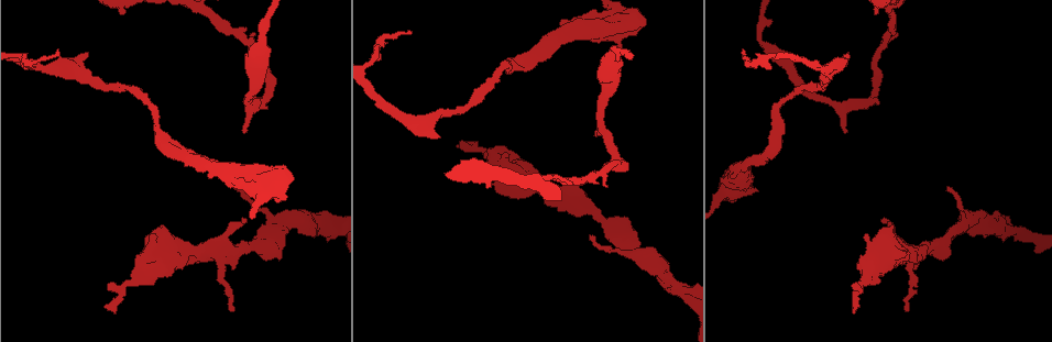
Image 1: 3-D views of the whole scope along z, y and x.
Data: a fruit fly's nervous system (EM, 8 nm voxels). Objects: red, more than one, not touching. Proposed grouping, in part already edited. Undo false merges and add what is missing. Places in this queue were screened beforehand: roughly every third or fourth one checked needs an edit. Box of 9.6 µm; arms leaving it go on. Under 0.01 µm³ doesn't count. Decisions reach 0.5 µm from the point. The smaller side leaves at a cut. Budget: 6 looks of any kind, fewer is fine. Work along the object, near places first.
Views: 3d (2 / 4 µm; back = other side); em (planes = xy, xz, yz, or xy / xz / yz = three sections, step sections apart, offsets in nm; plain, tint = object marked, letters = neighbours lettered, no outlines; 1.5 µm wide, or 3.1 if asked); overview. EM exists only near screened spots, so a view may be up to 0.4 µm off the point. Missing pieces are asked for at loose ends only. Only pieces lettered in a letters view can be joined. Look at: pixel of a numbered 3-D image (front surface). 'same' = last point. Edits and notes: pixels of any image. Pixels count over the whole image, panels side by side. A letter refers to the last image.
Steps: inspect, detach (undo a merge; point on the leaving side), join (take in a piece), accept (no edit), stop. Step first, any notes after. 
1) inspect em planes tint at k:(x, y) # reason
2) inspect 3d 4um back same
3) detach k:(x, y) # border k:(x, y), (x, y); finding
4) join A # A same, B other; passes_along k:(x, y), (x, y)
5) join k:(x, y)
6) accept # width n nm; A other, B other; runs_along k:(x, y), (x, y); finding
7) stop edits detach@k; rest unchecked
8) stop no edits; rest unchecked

inspect em planes letters at 1:(907, 309) # tapers out

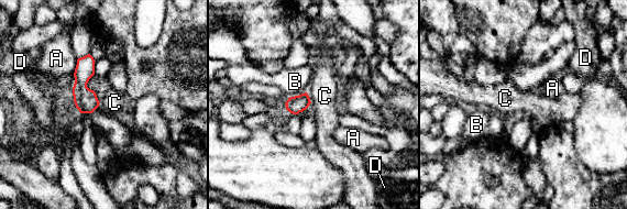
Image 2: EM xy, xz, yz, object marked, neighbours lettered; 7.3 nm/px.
accept # A other, B other, C other, D other; border 2:(306, 91), (289, 98); no lettered piece goes on from it

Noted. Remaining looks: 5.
inspect 3d 4um at 1:(891, 225) # thick end

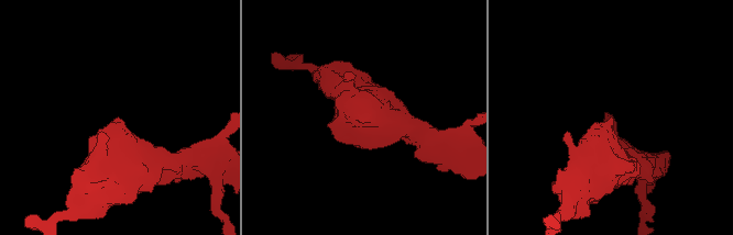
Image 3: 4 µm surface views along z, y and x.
inspect em planes letters at 3:(610, 116)

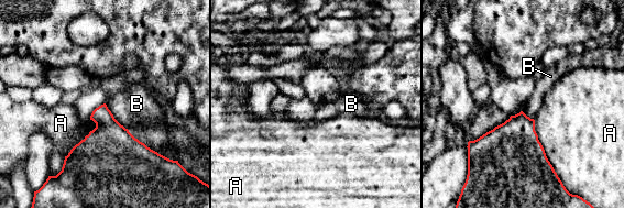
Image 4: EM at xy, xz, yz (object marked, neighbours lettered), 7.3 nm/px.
accept # A other, B other; none of them fits

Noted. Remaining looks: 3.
inspect em planes letters at 1:(764, 48) # sudden change in width

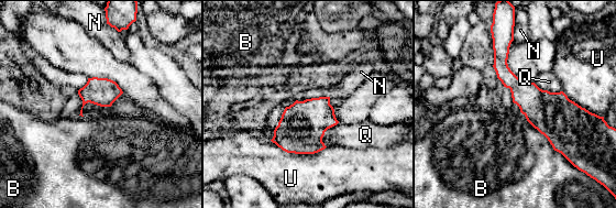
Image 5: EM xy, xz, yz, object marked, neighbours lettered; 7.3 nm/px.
accept # width 200 nm; longest_contact B 440 nm; B other, N other, Q other, U other; continuous, no second cell

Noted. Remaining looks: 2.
stop no edits; rest unchecked

